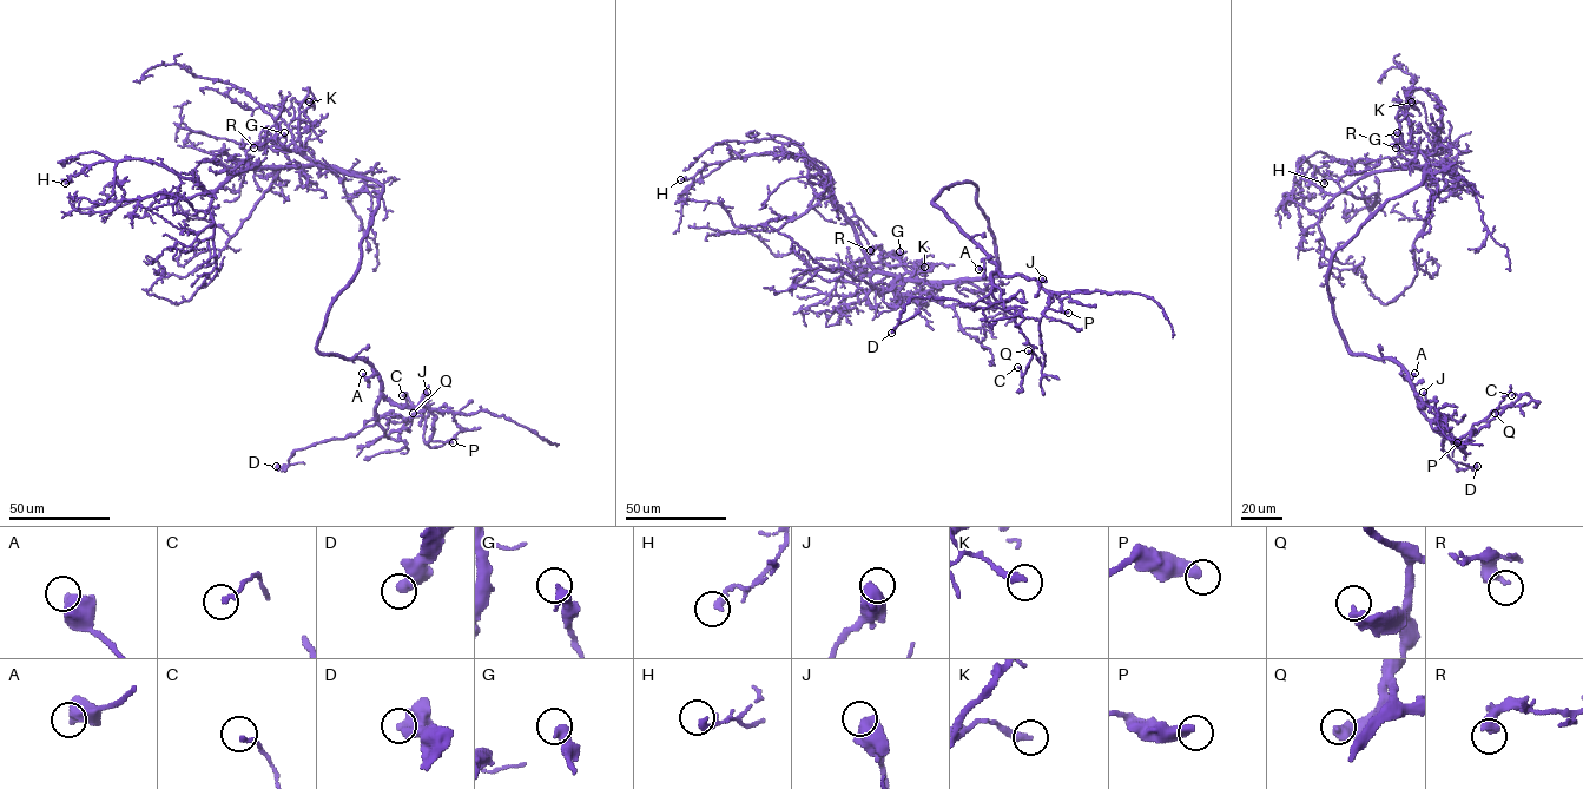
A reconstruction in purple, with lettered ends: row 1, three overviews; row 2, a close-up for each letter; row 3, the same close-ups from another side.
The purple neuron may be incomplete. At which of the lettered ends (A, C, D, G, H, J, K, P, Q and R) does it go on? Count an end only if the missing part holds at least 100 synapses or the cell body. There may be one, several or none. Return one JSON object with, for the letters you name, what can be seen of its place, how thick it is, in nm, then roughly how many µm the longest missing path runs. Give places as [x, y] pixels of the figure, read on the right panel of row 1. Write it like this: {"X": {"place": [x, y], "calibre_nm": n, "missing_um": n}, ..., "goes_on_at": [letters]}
{"goes_on_at": []}

